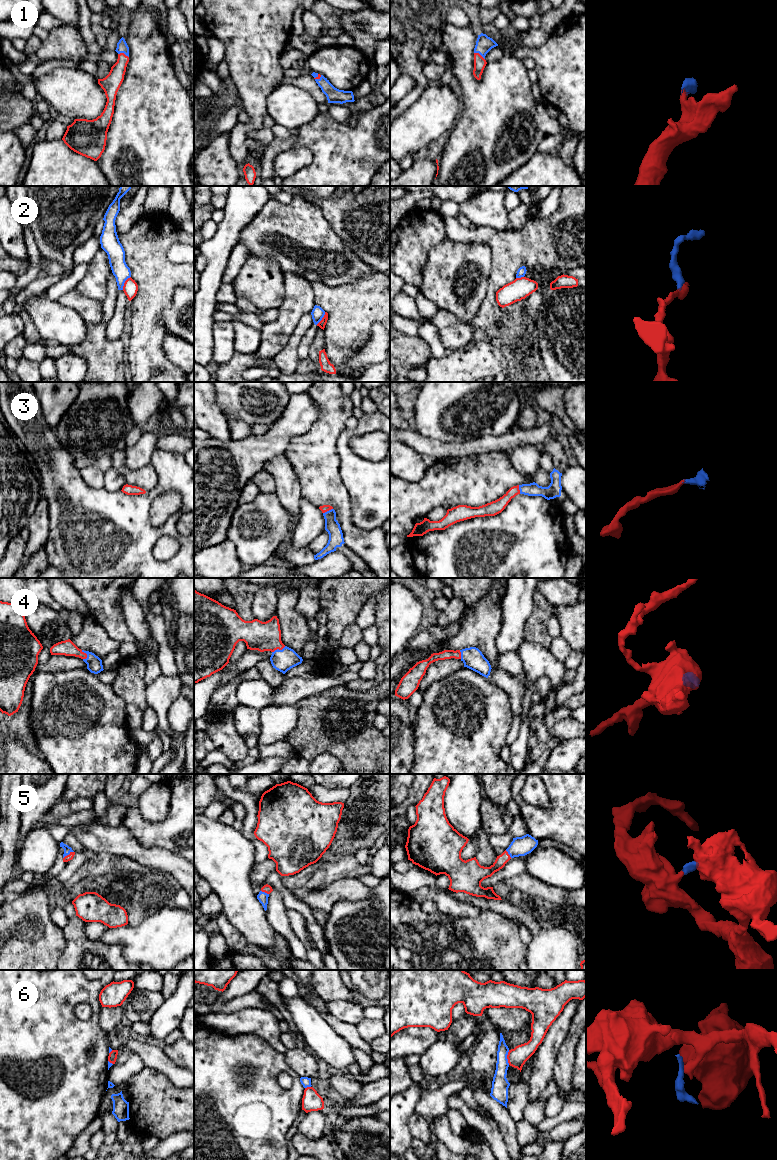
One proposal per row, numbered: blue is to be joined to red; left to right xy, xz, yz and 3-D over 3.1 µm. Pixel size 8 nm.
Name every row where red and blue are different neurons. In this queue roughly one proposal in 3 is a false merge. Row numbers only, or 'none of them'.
2, 6

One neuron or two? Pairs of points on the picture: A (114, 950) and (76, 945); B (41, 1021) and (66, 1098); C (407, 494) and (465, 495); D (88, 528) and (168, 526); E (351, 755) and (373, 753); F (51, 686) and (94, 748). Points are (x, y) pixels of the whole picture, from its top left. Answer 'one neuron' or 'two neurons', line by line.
A: one neuron
B: one neuron
C: one neuron
D: one neuron
E: one neuron
F: one neuron

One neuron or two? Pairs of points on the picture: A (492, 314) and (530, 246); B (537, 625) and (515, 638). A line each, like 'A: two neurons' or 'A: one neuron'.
A: one neuron
B: two neurons

